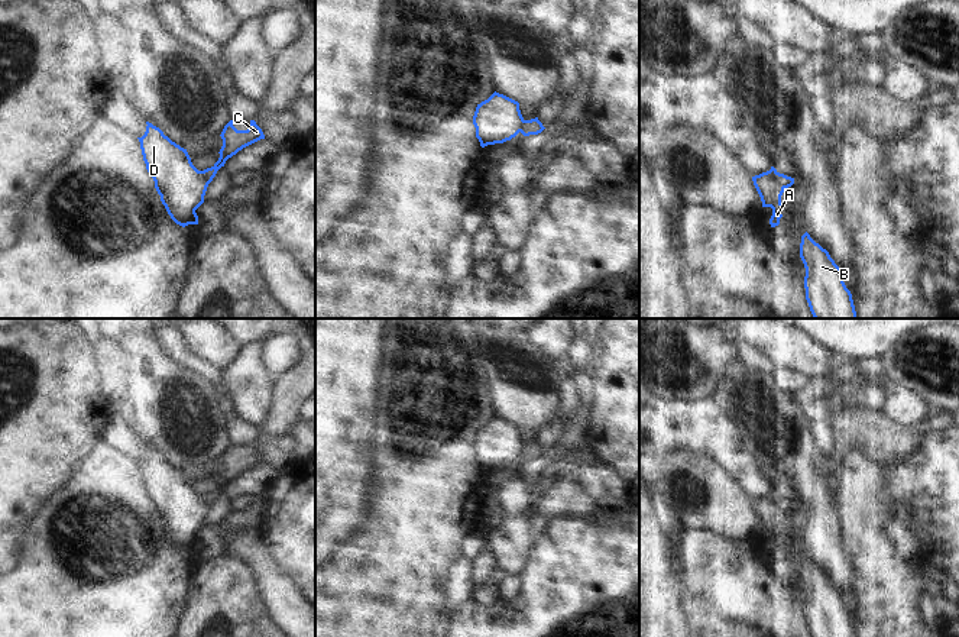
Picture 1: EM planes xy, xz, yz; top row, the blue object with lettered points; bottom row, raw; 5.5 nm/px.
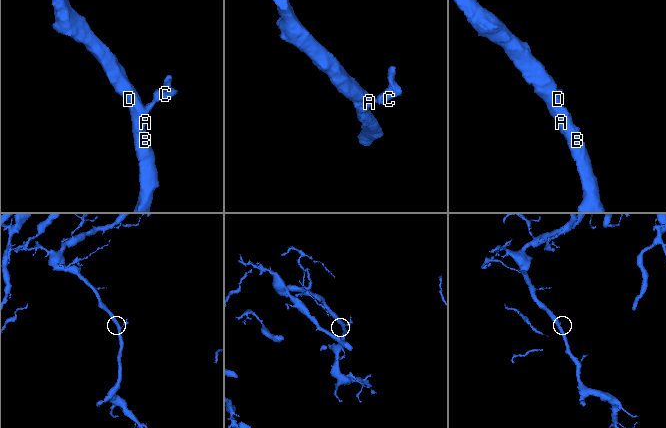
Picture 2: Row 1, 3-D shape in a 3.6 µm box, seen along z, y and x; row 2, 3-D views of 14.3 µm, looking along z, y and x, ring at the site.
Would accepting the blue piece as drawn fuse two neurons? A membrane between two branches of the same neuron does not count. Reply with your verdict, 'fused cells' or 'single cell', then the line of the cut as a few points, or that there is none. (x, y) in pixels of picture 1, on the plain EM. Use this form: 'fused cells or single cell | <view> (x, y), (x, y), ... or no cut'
fused cells | yz (767, 495), (783, 513)

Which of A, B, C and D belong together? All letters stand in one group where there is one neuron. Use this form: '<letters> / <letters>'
A B D / C

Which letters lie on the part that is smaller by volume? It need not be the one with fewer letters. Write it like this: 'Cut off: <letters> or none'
Cut off: C

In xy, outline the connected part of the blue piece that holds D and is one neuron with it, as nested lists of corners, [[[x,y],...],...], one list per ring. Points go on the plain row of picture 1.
[[[149,446],[146,449],[145,459],[137,463],[162,528],[176,549],[198,549],[195,534],[204,527],[210,505],[200,499],[187,473],[172,466],[159,452]]]

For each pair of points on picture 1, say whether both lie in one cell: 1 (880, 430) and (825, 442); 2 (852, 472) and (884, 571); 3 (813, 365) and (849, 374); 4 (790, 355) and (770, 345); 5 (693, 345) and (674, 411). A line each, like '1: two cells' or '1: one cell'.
1: two cells
2: one cell
3: two cells
4: one cell
5: two cells

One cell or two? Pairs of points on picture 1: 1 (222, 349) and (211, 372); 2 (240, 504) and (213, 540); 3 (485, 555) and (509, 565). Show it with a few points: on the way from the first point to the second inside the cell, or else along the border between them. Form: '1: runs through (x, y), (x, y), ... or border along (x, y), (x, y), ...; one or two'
1: border along (187, 346), (195, 355), (222, 369); two
2: border along (255, 497), (245, 508), (229, 513); two
3: border along (489, 527), (486, 546), (498, 569); two

